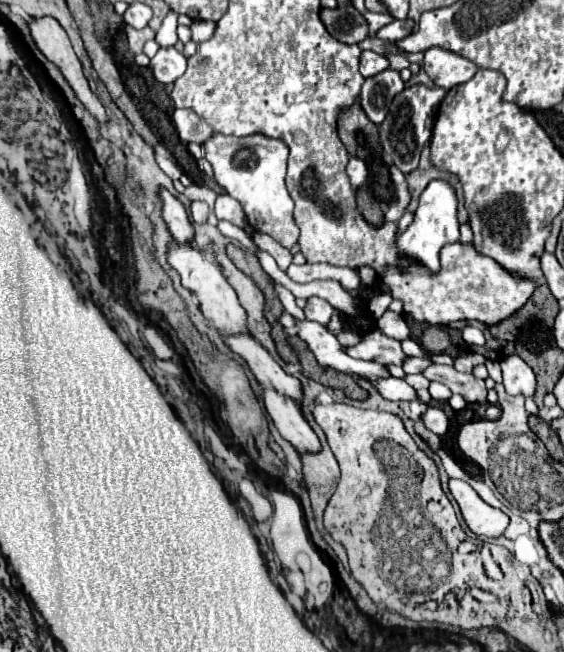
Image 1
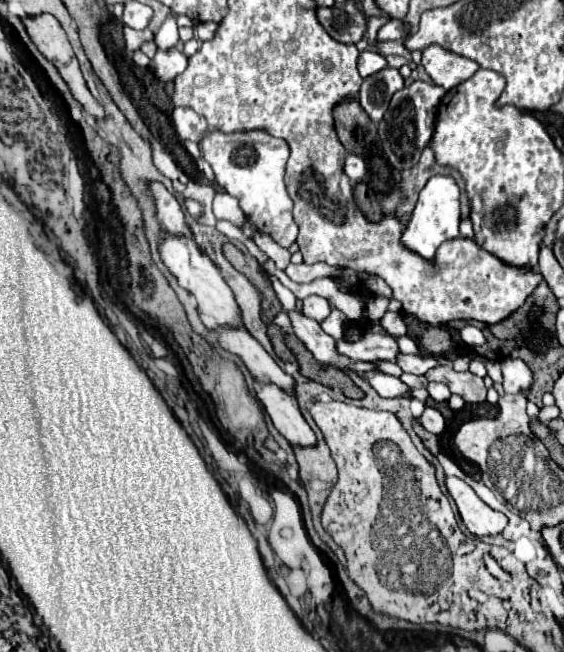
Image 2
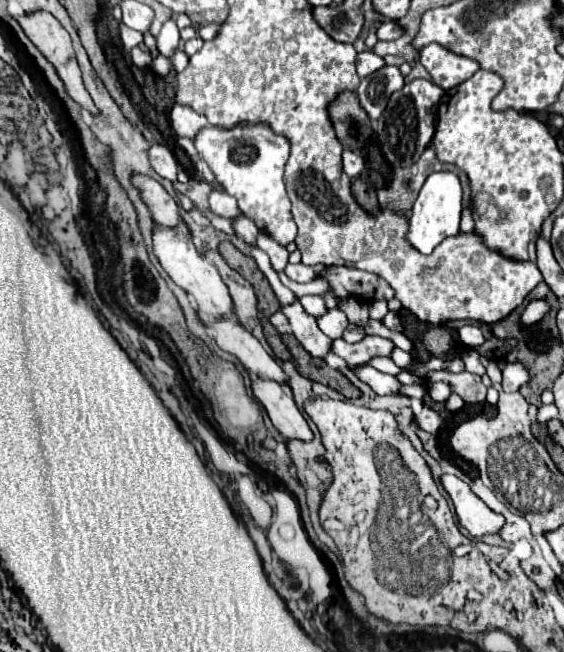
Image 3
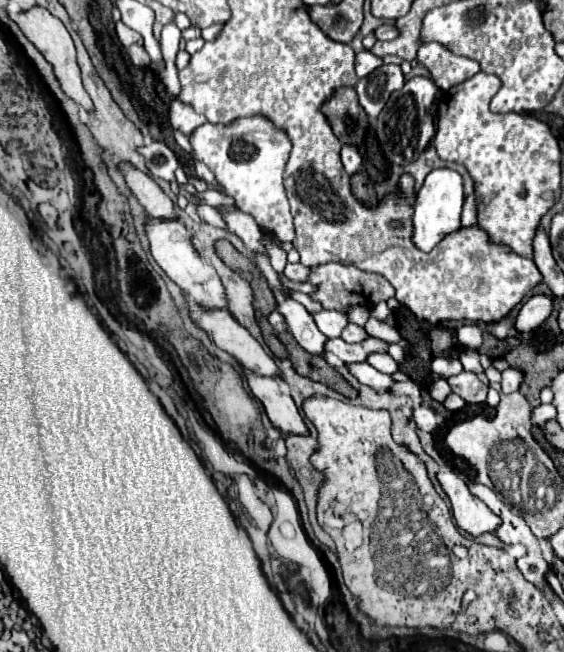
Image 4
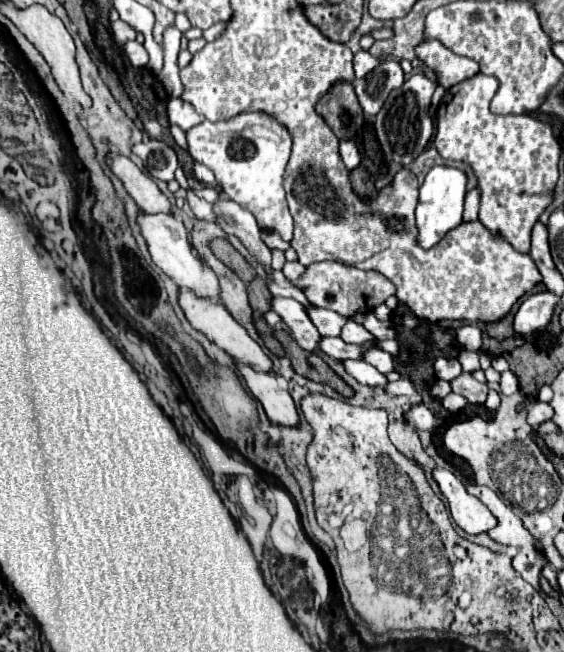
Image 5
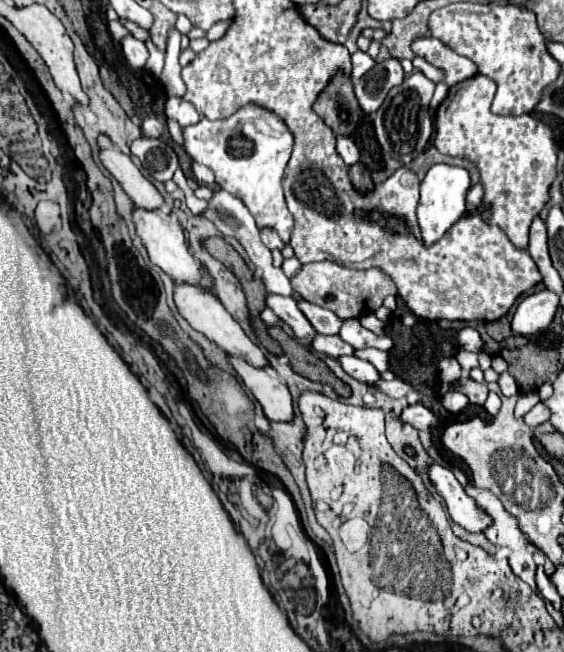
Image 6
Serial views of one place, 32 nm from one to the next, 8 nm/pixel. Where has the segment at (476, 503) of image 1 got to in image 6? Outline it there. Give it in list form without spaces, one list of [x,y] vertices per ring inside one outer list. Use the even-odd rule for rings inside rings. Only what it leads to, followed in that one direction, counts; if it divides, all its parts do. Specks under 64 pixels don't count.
[[[432,462],[428,466],[428,478],[434,484],[436,492],[442,496],[448,514],[456,524],[470,532],[480,532],[492,524],[492,520],[482,510],[478,510],[476,502],[470,496],[466,496],[464,488],[460,486],[452,470]]]

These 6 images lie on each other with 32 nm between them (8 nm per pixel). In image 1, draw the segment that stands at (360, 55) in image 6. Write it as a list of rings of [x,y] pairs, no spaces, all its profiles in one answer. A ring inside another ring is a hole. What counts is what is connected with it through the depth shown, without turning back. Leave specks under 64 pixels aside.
[[[366,50],[366,52],[362,52],[362,56],[360,56],[360,74],[362,74],[364,78],[374,76],[374,74],[386,70],[388,66],[390,66],[390,64],[388,64],[386,56],[382,56],[382,54],[376,54],[376,52]]]

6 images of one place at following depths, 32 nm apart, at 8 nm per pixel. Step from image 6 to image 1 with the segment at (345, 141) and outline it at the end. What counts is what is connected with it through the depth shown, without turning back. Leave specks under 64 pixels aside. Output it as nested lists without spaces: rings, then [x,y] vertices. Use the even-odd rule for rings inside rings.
[[[350,156],[348,160],[348,166],[346,166],[346,172],[350,176],[350,182],[352,182],[352,188],[360,188],[366,184],[366,176],[368,176],[368,170],[366,170],[366,164],[356,158],[356,156]]]

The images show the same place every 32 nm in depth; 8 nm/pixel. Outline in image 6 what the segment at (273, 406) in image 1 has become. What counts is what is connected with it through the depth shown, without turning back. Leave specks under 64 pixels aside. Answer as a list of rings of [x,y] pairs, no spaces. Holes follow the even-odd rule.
[[[226,354],[226,358],[242,384],[254,394],[268,420],[292,420],[292,396],[288,392],[288,386],[278,376],[268,376],[266,370],[256,368],[242,358],[230,354]]]

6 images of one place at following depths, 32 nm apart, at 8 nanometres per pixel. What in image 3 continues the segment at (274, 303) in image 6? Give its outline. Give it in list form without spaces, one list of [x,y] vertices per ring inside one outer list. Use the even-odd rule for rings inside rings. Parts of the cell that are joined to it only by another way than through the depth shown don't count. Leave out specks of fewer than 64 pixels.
[[[300,302],[280,306],[280,312],[284,312],[284,316],[288,318],[290,330],[296,336],[296,340],[304,346],[304,350],[308,350],[314,358],[324,360],[328,356],[328,344],[332,340],[318,328],[316,318],[306,314]]]

